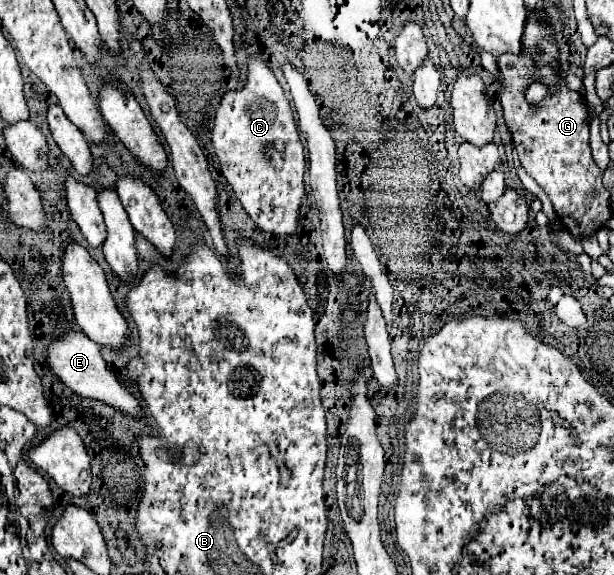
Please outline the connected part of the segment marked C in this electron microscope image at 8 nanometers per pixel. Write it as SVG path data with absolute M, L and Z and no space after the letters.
M262 56L250 58L246 86L222 98L212 144L228 184L256 226L274 236L296 234L304 198L304 148L284 90Z

